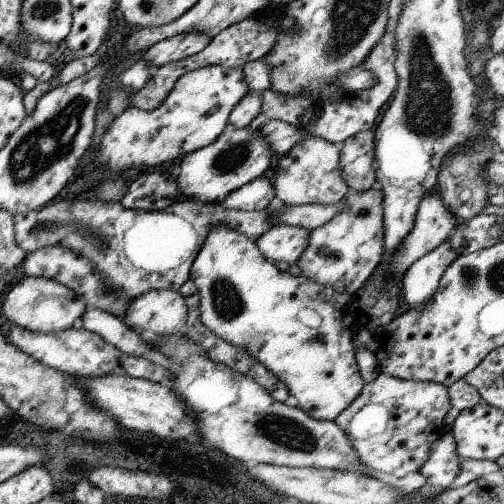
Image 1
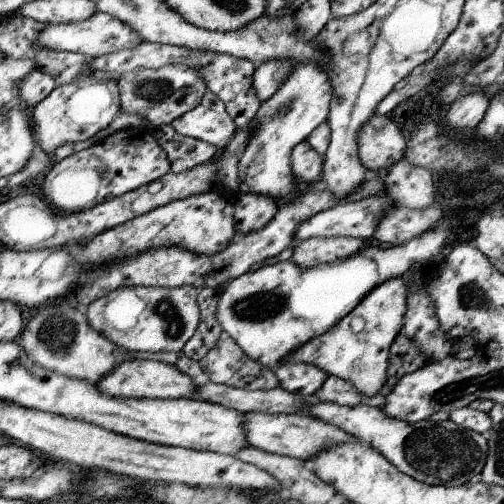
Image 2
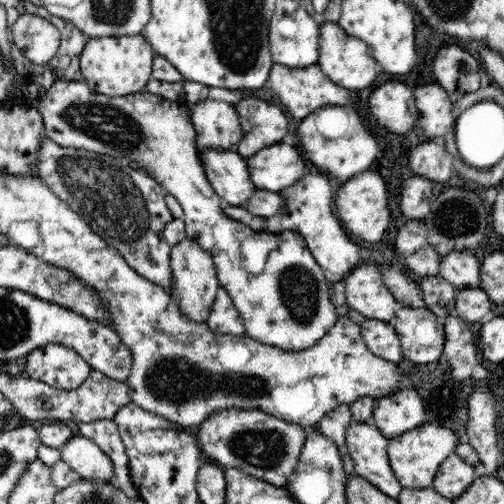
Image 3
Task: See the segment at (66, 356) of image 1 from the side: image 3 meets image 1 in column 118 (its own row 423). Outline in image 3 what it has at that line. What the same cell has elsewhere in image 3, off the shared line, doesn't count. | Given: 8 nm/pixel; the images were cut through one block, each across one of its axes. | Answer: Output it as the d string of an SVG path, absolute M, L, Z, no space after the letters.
M352 422L346 432L346 444L354 462L356 476L372 482L380 492L398 500L398 494L404 486L396 480L390 466L390 440L386 440L374 424Z

